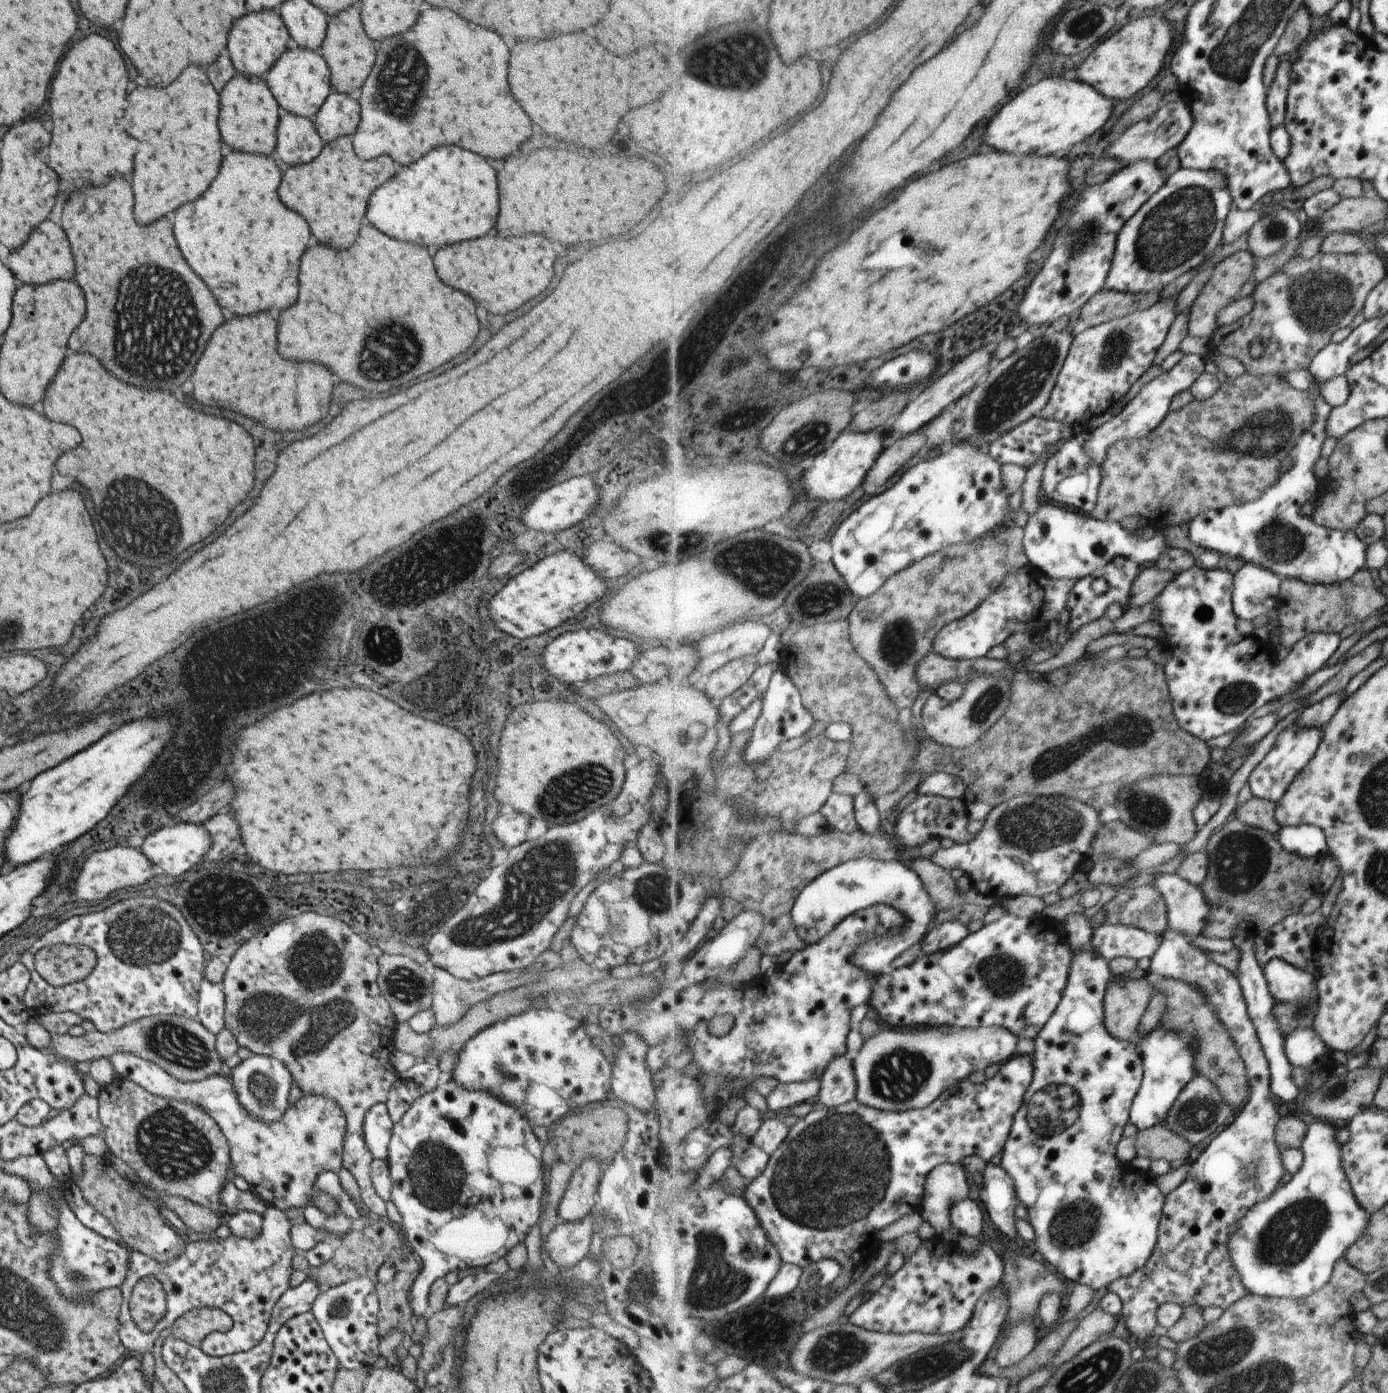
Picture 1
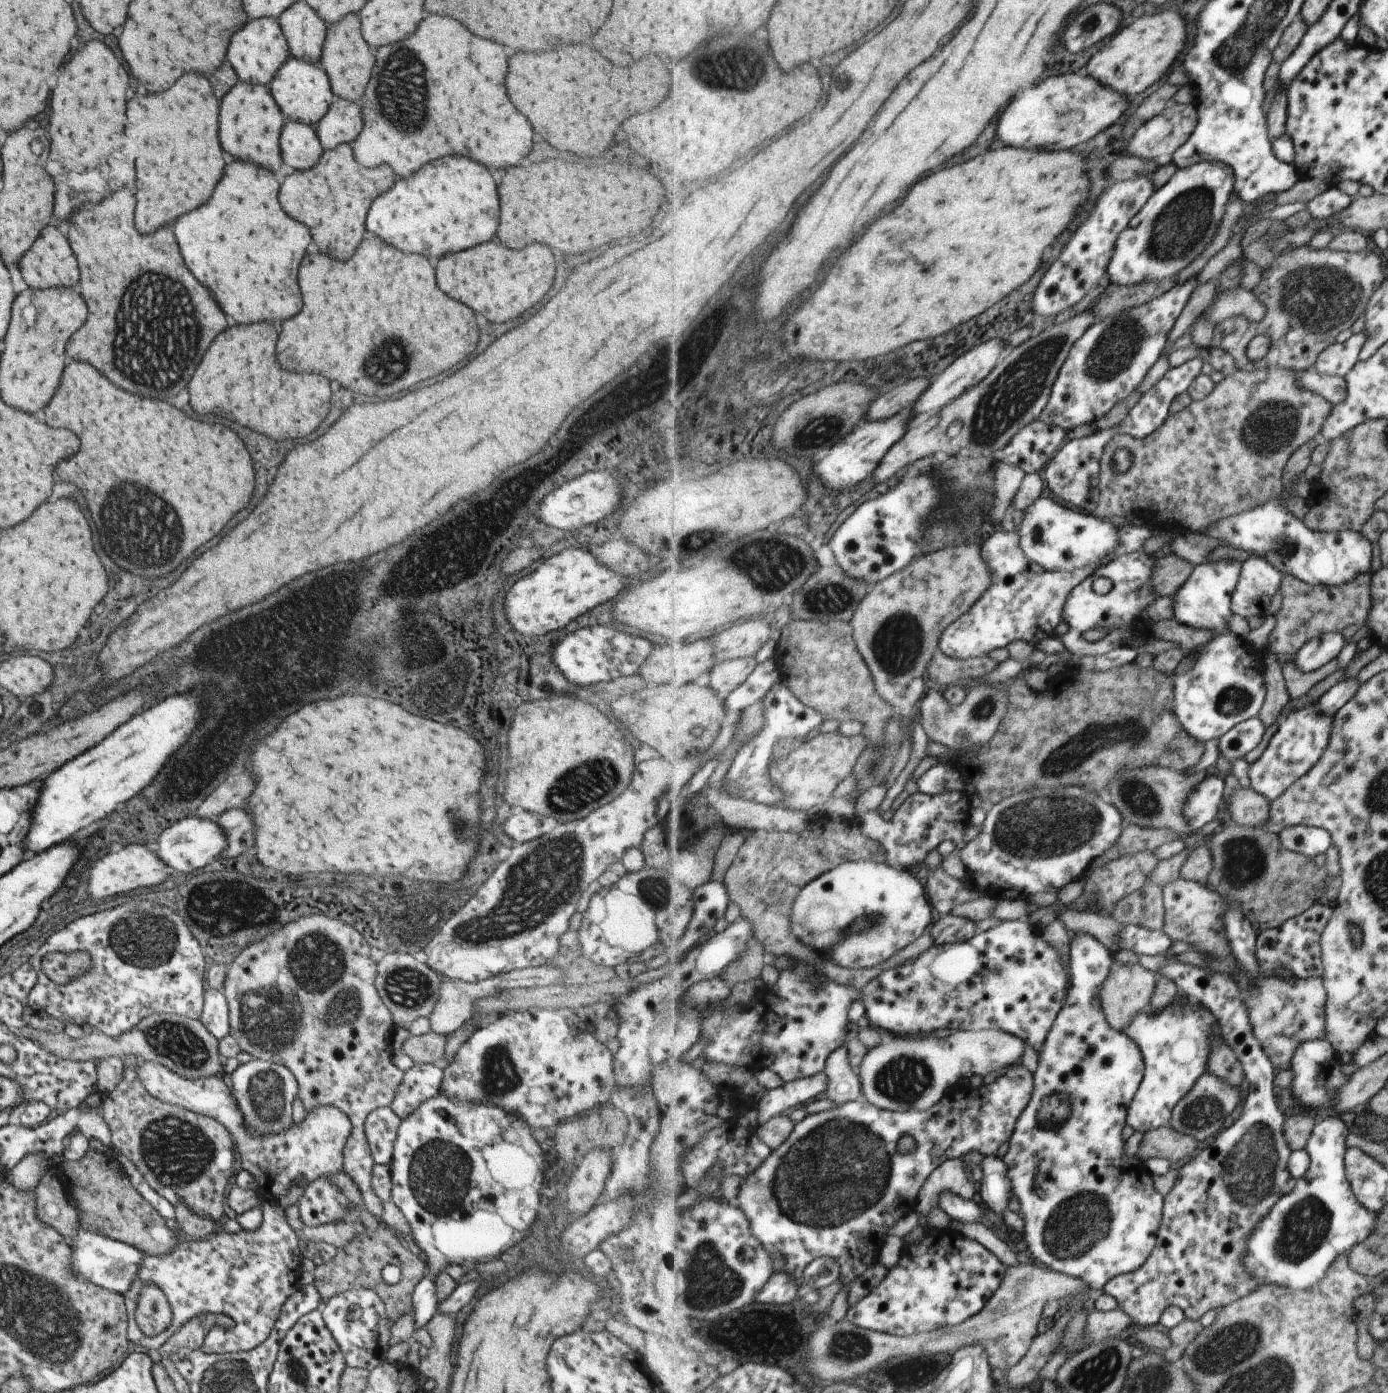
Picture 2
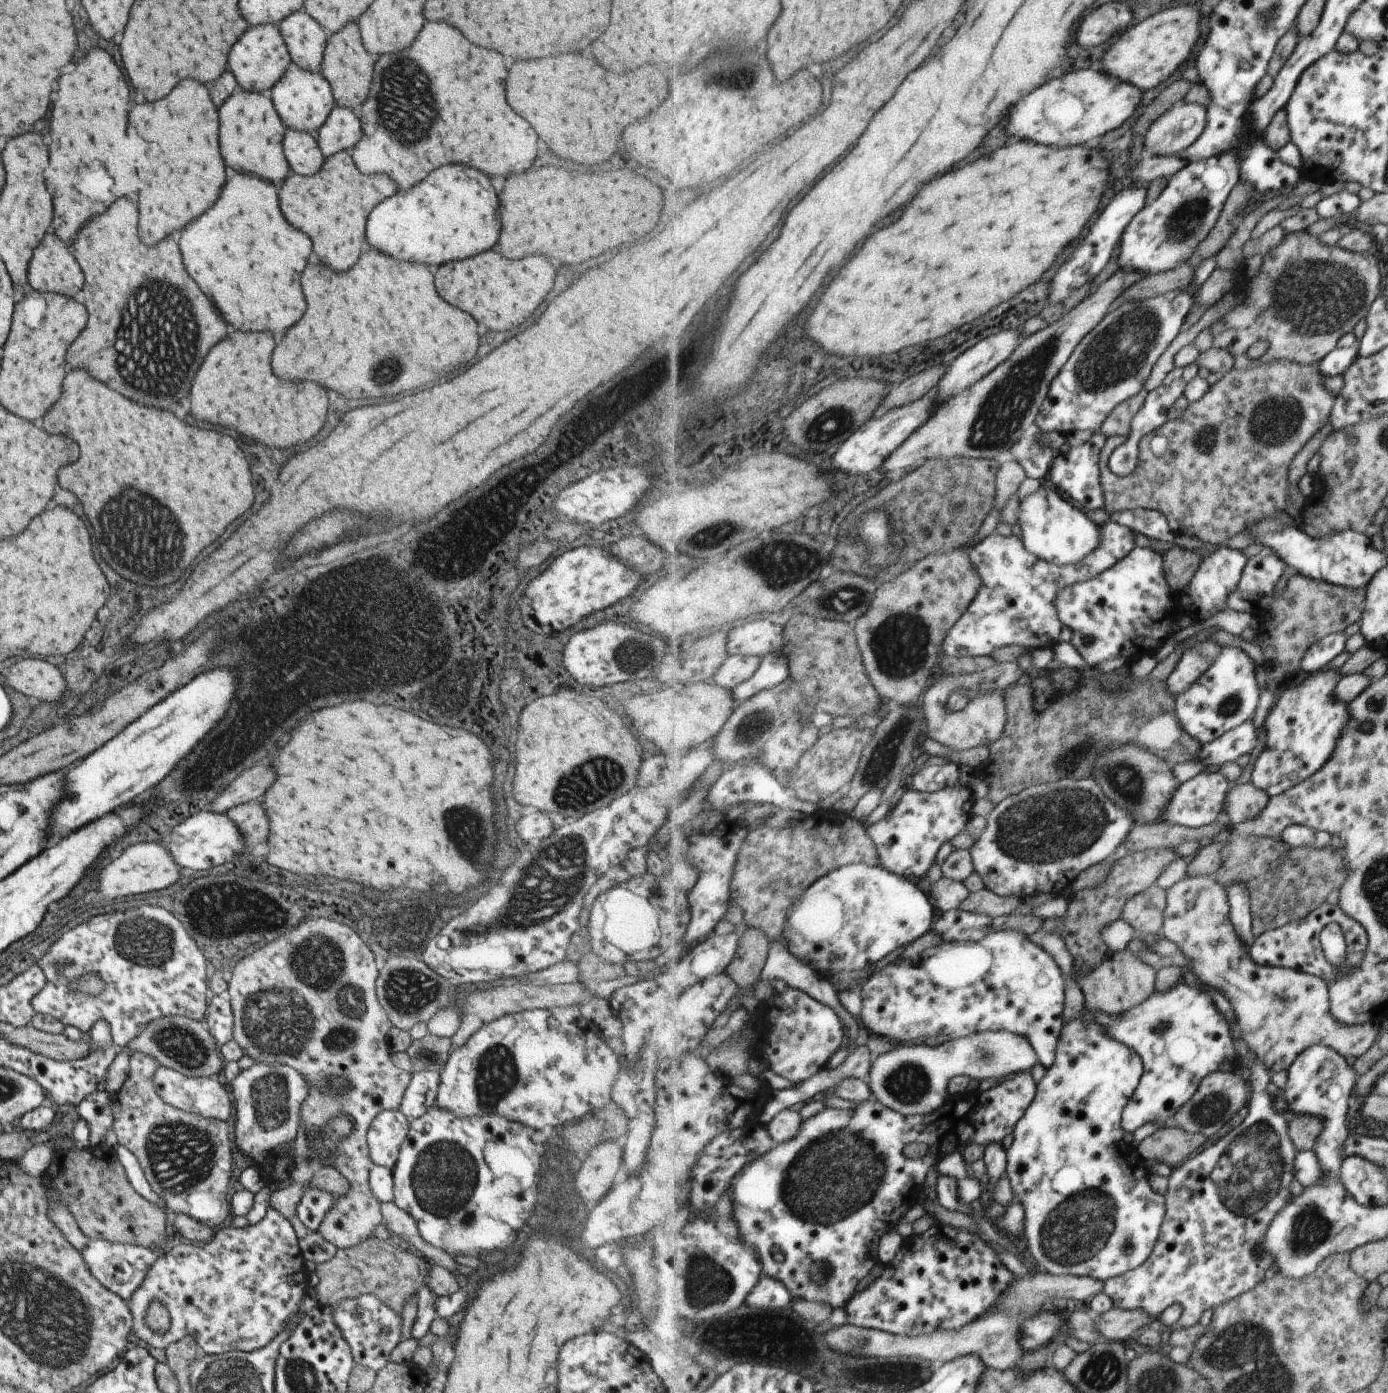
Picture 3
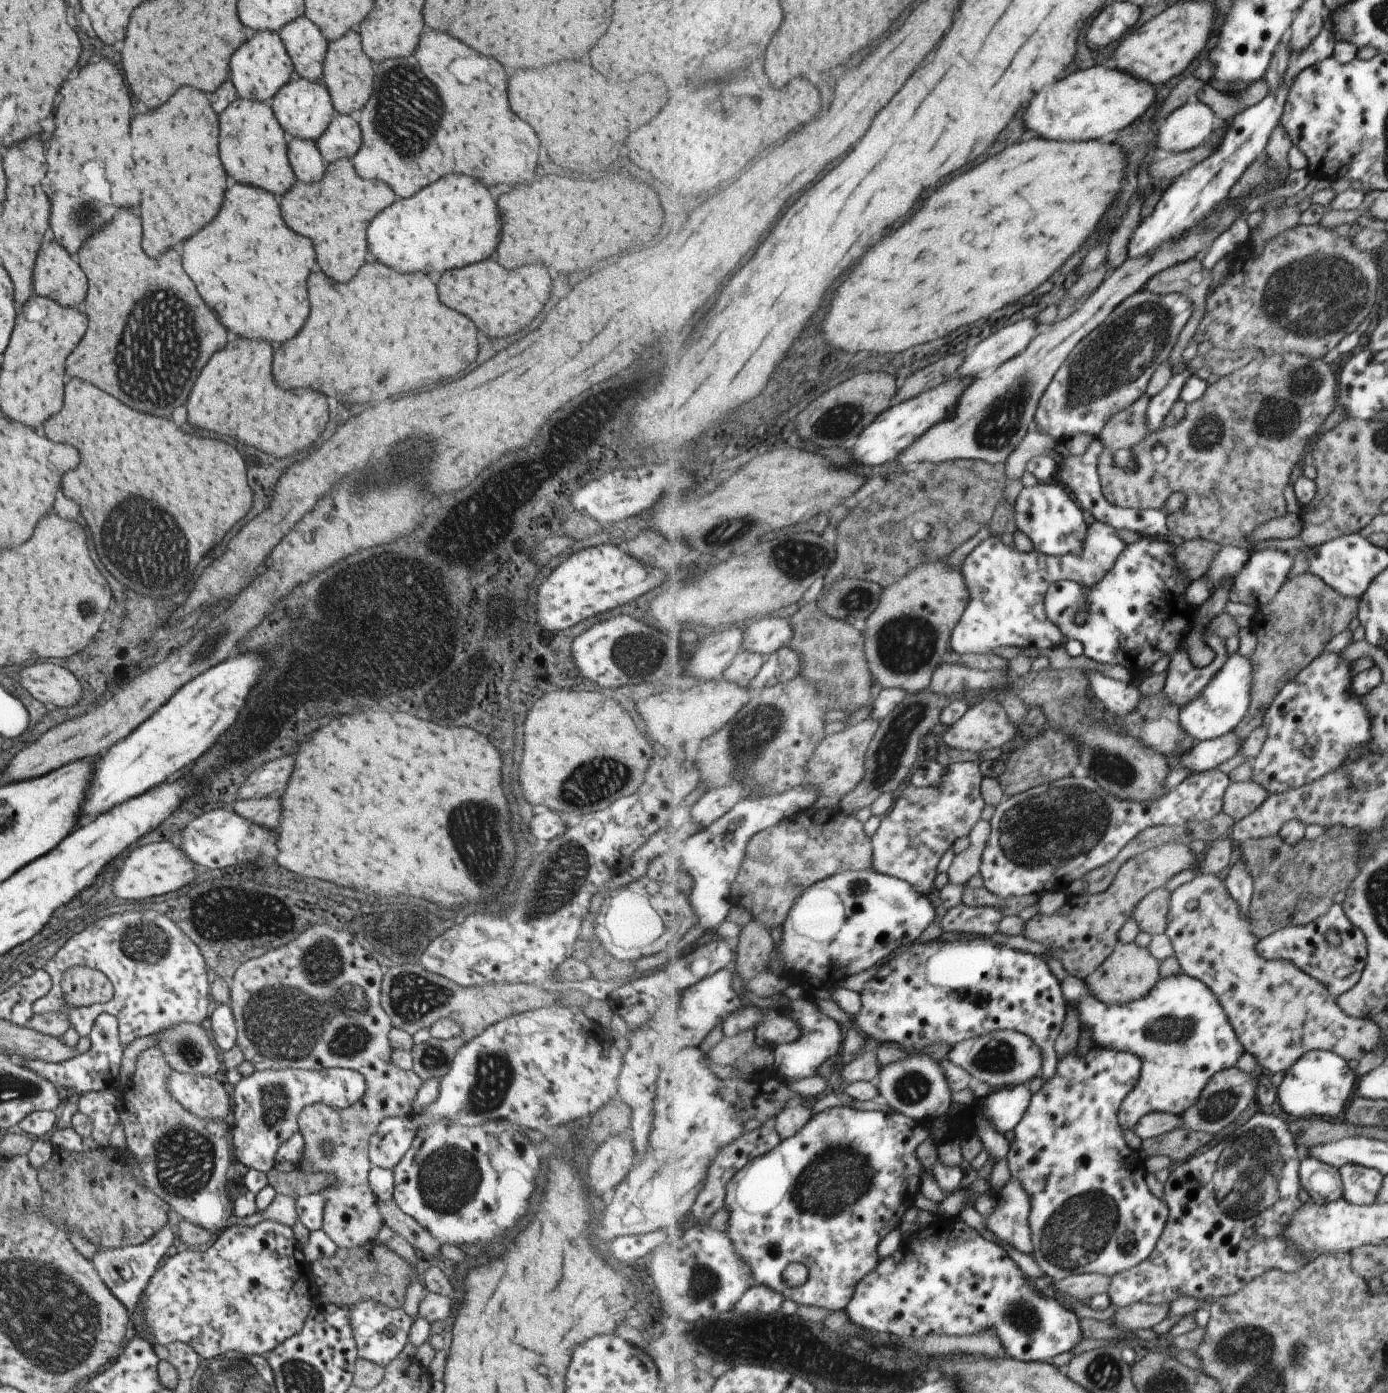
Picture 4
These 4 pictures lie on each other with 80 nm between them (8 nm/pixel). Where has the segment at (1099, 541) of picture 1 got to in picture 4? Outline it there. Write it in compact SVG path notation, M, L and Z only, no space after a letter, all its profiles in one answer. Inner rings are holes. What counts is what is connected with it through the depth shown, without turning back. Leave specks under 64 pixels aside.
M1055 480L1024 487L1015 499L1014 508L1016 526L1031 540L1035 550L1057 556L1082 554L1090 526L1083 518L1081 506L1063 484Z

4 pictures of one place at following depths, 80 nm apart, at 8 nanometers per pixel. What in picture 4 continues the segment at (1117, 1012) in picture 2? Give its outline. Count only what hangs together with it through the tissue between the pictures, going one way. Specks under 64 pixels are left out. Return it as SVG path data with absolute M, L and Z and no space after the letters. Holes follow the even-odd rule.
M1135 942L1119 943L1115 952L1091 977L1087 978L1088 987L1108 1005L1125 1004L1145 998L1162 979L1159 974L1159 959L1149 946L1142 948Z

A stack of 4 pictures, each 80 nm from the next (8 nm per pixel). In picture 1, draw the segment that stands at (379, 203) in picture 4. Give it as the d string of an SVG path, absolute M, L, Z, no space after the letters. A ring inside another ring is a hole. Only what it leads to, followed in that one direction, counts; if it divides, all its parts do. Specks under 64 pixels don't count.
M342 136L326 145L323 144L323 150L313 162L287 168L285 174L281 176L277 196L283 206L305 218L311 234L319 244L327 244L335 250L345 250L357 238L367 198L377 186L387 182L387 178L391 178L393 174L395 164L389 156L379 156L375 160L361 162L353 154L349 138Z

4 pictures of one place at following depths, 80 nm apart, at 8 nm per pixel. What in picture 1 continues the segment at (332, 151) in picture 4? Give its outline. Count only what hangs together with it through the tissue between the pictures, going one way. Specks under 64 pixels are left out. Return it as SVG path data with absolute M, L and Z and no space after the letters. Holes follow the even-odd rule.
M331 90L311 122L326 145L335 138L351 134L357 128L359 119L360 104L356 95Z

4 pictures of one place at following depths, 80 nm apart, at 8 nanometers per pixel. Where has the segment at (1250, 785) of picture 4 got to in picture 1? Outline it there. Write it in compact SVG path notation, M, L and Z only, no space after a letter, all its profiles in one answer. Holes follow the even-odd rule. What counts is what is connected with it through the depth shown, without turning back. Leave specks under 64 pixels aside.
M1252 796L1239 805L1235 816L1245 824L1279 834L1281 825L1276 821L1276 804L1273 801Z

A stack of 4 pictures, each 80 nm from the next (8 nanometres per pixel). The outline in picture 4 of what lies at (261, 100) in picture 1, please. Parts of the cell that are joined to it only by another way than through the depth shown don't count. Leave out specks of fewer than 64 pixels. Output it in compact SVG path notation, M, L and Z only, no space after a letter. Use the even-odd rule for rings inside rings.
M235 98L227 106L227 110L219 116L219 158L221 158L221 164L225 168L225 174L231 176L237 184L253 184L255 188L267 190L273 196L285 194L295 182L286 155L286 141L287 134L279 126L272 110L259 101Z

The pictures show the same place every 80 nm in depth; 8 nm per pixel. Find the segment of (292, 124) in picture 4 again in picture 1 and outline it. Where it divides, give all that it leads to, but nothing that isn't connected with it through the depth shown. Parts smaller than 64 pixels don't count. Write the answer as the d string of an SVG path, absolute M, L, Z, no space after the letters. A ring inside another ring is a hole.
M290 43L286 51L264 74L263 81L271 91L279 109L311 120L331 92L329 71L318 52L314 53Z

